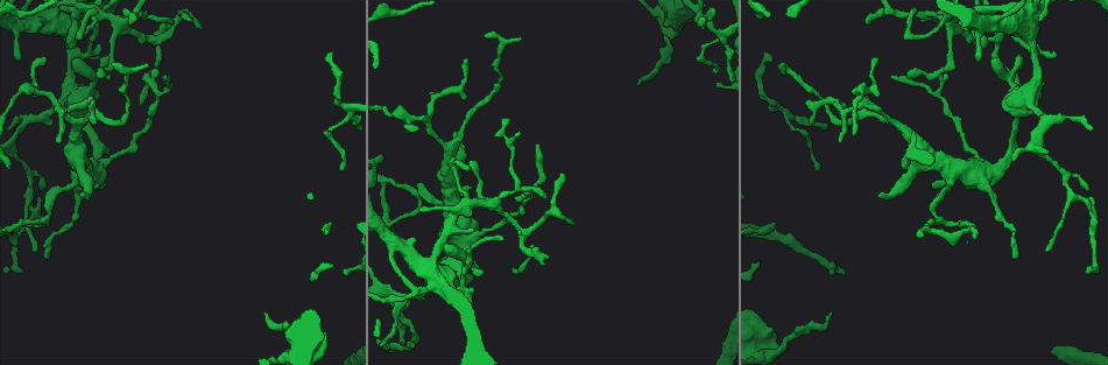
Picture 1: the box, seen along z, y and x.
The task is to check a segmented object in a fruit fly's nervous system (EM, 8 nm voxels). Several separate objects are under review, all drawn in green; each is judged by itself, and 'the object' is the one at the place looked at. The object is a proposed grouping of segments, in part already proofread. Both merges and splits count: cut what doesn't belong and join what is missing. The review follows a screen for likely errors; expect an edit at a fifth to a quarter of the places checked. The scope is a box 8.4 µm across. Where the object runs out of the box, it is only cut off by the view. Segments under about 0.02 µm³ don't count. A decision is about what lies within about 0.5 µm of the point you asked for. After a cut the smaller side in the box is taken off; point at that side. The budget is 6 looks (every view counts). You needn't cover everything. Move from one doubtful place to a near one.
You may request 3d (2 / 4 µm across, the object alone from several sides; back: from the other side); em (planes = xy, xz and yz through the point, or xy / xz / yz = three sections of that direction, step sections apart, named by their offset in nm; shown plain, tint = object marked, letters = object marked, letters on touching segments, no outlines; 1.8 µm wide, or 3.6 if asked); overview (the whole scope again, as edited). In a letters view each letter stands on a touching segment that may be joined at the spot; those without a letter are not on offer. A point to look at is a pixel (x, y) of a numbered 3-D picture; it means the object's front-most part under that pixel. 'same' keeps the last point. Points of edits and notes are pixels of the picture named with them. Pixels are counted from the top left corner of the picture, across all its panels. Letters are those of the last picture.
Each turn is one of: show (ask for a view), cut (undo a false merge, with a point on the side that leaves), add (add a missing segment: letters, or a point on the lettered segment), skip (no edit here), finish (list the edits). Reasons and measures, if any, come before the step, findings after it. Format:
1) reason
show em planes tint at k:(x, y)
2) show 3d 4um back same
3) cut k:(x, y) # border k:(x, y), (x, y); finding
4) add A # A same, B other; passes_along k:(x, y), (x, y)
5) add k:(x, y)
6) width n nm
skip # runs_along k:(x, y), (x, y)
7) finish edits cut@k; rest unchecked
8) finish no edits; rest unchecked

an open end
show em xy step 16 letters at 1:(416, 344)

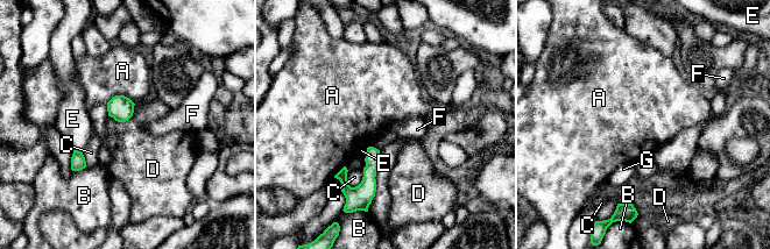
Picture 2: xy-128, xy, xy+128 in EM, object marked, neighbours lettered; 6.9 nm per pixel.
longest_contact D 220 nm
skip # A other, B other, C other, D other, E other, F other, G other; border 2:(106, 102), (126, 95), (134, 104); none of them fits

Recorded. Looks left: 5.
calibre changes
show 3d 4um at 1:(453, 202)

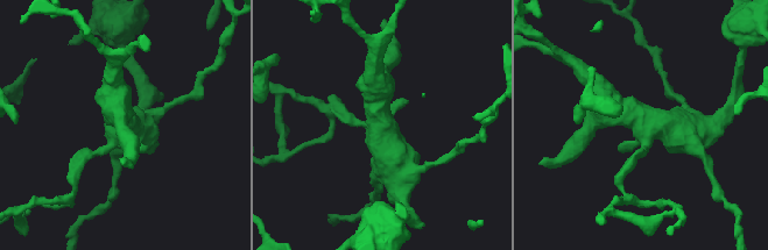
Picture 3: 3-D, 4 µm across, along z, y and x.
now the EM
show em 3.6um planes letters at 3:(648, 122)

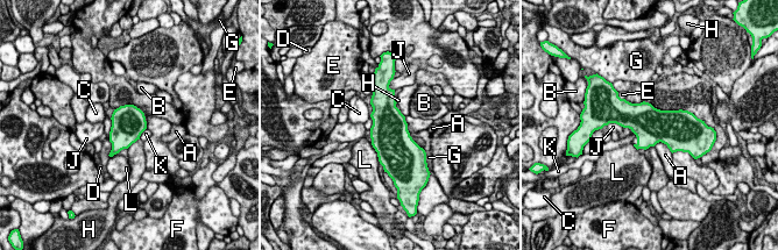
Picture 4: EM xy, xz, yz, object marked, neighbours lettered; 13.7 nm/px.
width 480 nm
skip # A other, B other, C other, D other, E other, F other, G other, H other, J other, K other, L other; border 4:(146, 128), (139, 138); one neuron here

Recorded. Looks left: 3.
thin end
show 3d 2um back at 1:(766, 51)

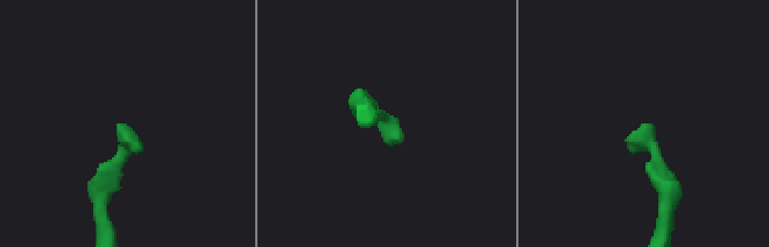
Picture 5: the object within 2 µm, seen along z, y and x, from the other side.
show em xy step 16 letters at 5:(647, 124)

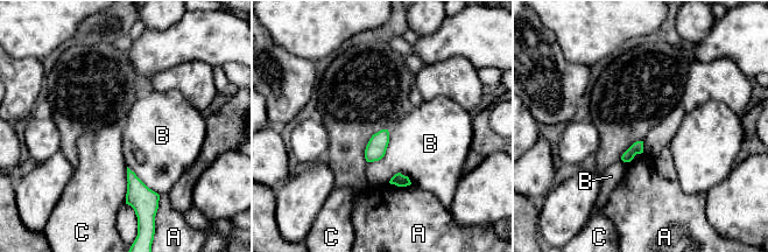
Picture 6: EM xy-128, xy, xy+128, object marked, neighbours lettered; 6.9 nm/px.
skip # A other, B other, C other; no lettered segment goes on from it

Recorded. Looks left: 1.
finish no edits; rest unchecked

